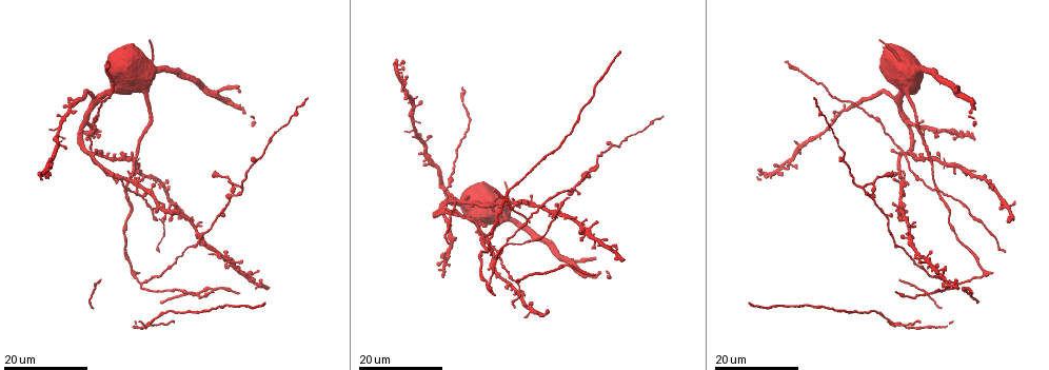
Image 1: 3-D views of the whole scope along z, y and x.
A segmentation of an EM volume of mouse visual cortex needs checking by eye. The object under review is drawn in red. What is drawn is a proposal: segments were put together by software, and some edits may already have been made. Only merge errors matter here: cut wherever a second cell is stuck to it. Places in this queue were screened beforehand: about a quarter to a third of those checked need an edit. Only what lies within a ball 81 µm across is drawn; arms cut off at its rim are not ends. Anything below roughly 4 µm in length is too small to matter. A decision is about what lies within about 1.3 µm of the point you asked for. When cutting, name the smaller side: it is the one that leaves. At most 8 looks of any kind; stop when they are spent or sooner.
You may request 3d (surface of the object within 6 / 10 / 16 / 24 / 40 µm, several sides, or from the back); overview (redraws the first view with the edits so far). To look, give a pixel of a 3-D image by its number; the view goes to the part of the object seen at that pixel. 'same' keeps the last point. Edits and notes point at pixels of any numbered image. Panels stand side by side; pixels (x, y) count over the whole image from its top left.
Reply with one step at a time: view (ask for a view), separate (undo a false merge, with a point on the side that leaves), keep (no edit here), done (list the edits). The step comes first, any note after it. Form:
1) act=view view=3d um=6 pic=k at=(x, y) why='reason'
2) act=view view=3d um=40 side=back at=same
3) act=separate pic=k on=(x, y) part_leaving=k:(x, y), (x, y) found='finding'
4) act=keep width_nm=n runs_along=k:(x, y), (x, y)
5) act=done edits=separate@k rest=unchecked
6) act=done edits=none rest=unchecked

act=view view=3d um=24 pic=1 at=(483, 237) why='four arms meet'

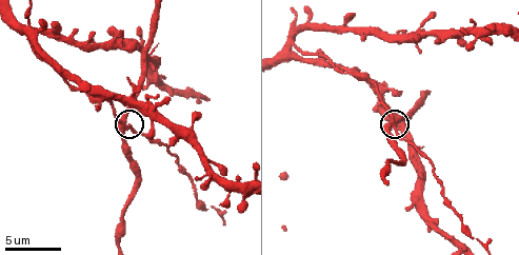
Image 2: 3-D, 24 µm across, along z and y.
act=view view=3d um=6 pic=2 at=(394, 124) why='zoom in'

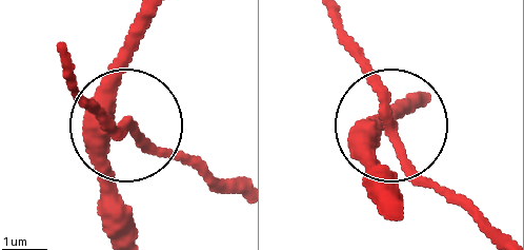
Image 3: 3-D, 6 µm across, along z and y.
act=keep runs_along=3:(155, 12), (117, 91), (128, 126), (215, 181) found='one cell here'

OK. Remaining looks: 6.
act=view view=3d um=16 pic=2 at=(292, 42) why='four or more arms meet'

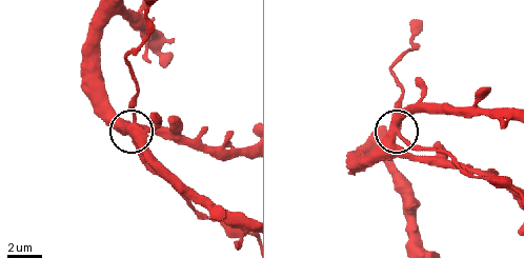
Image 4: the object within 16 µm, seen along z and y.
act=keep arms=4 runs_along=4:(112, 18), (99, 43), (99, 94), (153, 156) found='all the same cell'

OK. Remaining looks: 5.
act=view view=3d um=24 pic=1 at=(503, 196) why='four-way junction'

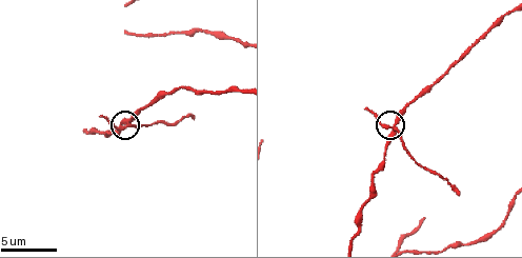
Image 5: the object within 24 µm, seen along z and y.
act=view view=3d um=10 pic=5 at=(395, 129) why='zoom in'

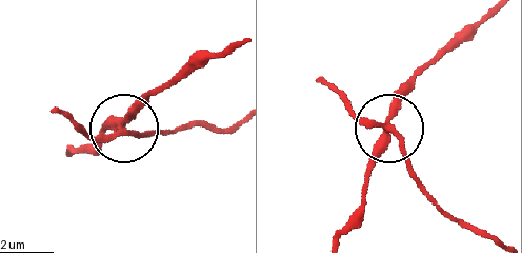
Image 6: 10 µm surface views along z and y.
act=separate pic=6 on=(84, 129) arms=4 found='two cells meet here'

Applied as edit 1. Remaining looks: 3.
act=view view=3d um=16 pic=1 at=(139, 282) why='three arms meet'

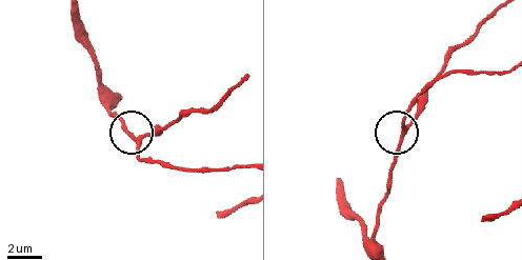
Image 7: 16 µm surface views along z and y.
act=view view=3d um=6 pic=7 at=(139, 140)

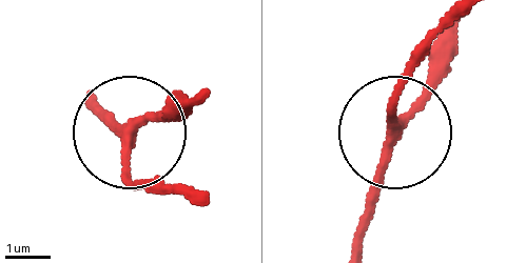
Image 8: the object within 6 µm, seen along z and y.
act=keep arms=3 runs_along=8:(357, 242), (410, 65) found='all the same cell'

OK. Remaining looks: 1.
act=done edits=separate@6 rest=unchecked

